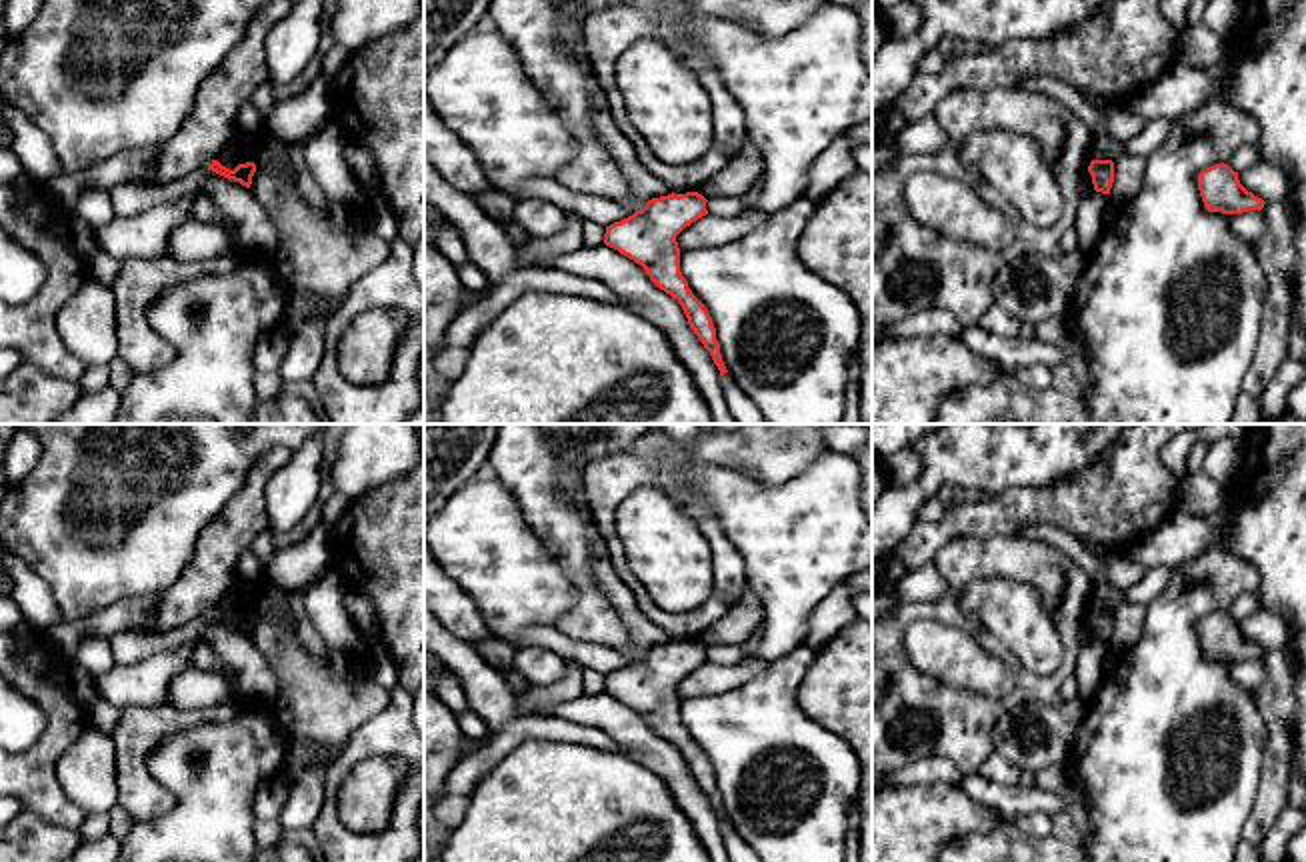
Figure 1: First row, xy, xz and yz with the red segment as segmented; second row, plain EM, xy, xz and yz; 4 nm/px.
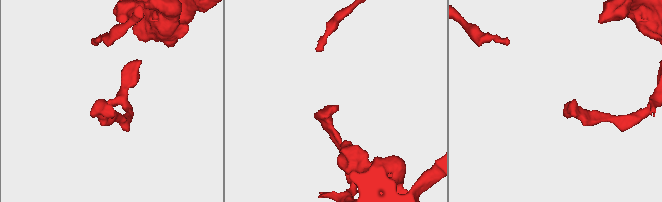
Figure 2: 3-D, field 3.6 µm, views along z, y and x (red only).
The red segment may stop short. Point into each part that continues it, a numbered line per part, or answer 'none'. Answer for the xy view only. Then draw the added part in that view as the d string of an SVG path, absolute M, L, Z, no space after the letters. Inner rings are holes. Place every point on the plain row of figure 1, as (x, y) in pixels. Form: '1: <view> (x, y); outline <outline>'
none

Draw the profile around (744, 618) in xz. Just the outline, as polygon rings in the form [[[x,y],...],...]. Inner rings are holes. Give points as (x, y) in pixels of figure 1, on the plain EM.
[[[746,590],[746,594],[710,628],[706,628],[696,640],[708,646],[740,646],[752,634],[760,632],[764,622],[762,600]]]

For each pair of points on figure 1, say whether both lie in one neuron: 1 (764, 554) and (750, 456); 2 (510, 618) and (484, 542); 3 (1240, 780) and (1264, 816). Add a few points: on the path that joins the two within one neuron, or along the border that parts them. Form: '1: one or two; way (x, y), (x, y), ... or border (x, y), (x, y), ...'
1: two; border (708, 466), (766, 484), (800, 472)
2: one; way (510, 600), (510, 576), (496, 560)
3: two; border (1262, 754), (1258, 794), (1242, 828), (1242, 838)

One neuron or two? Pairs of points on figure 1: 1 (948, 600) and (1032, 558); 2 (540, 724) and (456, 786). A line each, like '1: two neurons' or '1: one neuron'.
1: one neuron
2: one neuron

